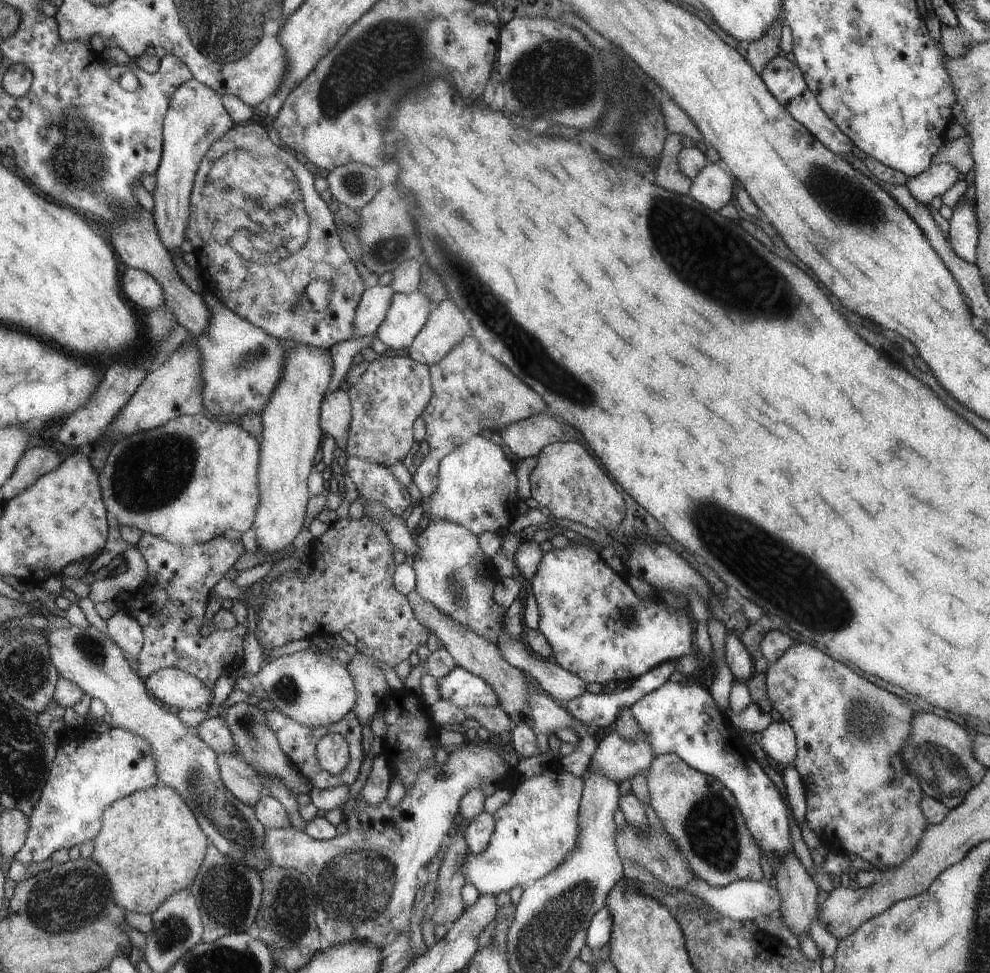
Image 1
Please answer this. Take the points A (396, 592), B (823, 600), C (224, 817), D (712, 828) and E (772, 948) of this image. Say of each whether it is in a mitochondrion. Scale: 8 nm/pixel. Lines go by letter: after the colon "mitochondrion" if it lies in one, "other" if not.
A: other
B: mitochondrion
C: mitochondrion
D: mitochondrion
E: other

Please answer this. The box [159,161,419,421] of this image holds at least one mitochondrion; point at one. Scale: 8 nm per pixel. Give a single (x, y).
(386, 251)

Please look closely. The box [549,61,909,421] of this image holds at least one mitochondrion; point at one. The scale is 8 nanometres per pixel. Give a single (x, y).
(832, 188)

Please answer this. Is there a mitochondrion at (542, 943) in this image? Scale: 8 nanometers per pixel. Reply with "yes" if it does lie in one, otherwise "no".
yes

